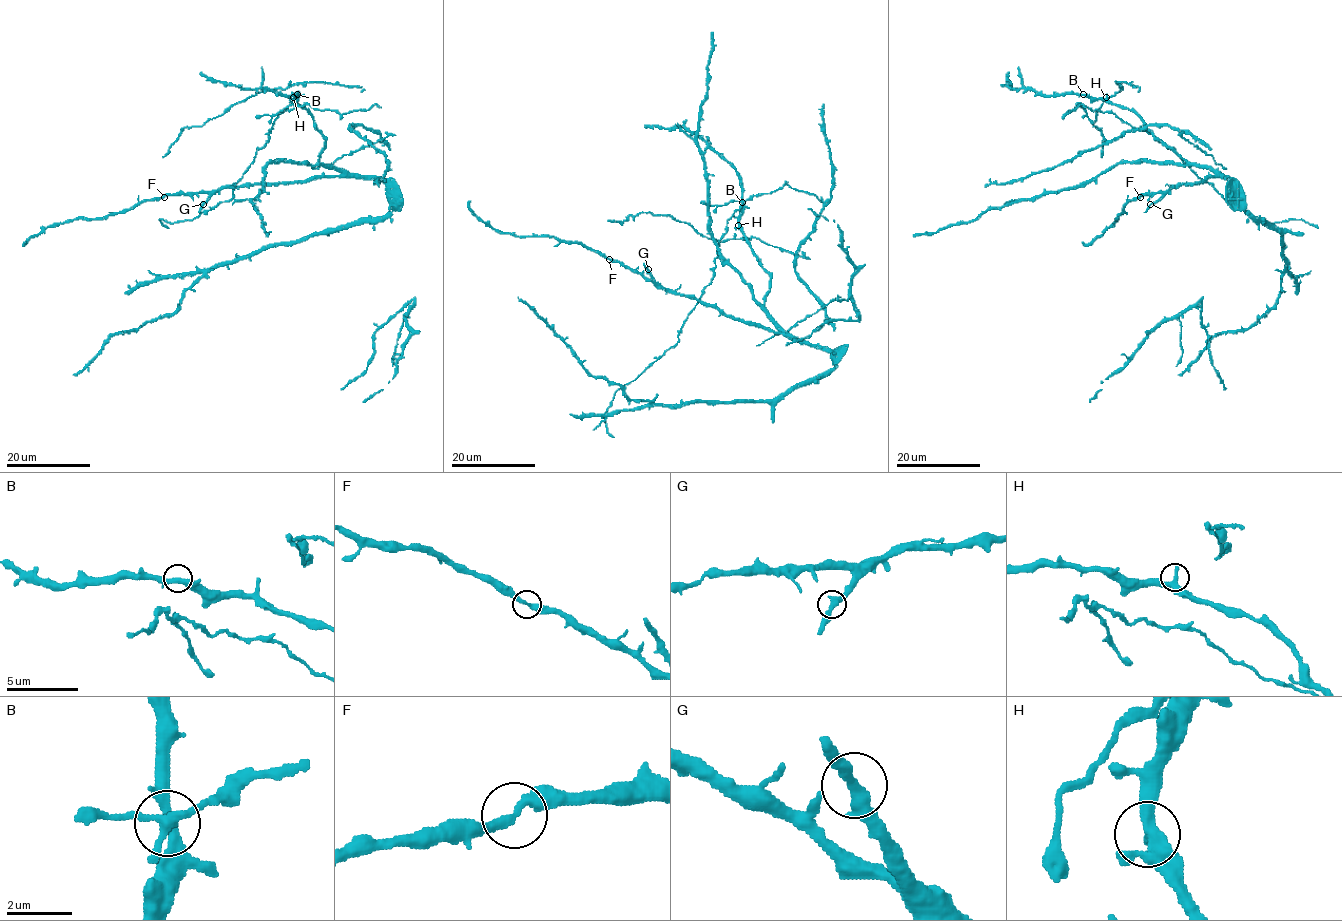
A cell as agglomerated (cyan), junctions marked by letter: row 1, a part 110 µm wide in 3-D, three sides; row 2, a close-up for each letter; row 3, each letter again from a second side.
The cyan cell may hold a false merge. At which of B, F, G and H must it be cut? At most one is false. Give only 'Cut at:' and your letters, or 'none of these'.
Cut at: none of these

